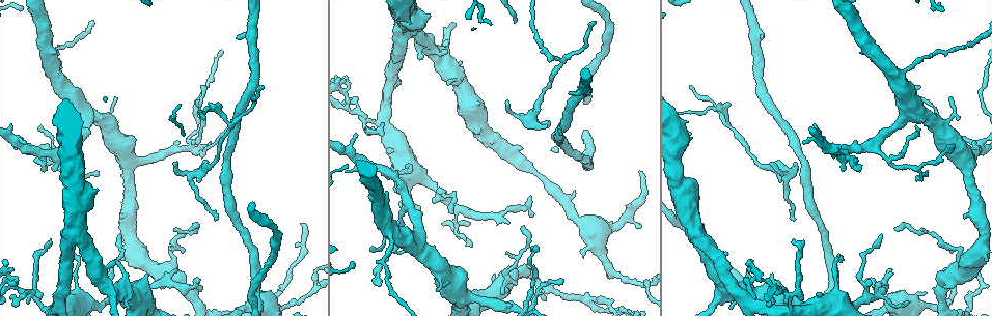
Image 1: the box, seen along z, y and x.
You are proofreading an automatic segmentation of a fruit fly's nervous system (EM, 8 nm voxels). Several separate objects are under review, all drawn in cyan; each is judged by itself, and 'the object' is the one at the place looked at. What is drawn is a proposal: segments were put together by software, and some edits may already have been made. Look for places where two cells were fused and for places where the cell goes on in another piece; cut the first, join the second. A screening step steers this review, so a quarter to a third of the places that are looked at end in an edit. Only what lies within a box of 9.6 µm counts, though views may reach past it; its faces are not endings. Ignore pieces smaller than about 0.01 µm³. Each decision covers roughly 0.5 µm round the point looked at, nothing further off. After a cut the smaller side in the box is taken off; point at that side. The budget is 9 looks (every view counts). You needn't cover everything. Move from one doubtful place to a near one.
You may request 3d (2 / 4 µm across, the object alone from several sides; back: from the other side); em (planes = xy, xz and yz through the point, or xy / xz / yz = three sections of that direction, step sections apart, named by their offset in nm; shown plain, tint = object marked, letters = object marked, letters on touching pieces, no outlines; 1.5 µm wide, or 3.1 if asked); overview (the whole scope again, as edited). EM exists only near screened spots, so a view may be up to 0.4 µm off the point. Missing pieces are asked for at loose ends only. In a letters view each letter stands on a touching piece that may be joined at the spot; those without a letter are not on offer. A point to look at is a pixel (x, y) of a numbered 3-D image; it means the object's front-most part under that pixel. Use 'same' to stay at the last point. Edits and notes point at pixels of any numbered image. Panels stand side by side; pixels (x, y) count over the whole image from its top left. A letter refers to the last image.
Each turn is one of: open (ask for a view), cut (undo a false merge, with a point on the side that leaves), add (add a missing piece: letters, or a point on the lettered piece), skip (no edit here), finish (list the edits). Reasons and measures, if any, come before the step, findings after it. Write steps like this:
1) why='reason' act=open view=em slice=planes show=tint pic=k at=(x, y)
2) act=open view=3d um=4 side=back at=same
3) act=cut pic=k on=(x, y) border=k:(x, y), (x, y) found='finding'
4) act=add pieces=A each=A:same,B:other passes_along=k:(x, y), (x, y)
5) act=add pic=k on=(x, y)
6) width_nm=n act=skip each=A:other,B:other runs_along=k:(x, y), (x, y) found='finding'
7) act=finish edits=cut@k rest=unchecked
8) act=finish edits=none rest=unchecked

why='thin neck' act=open view=3d um=4 side=back pic=1 at=(573, 215)

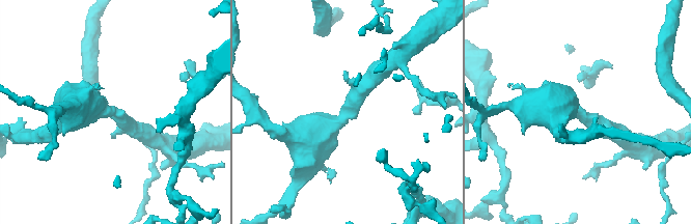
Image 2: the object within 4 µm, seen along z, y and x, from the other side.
arm_widths_nm=280,650 why='now the EM' act=open view=em slice=xy step=4 show=tint pic=2 at=(348, 117)

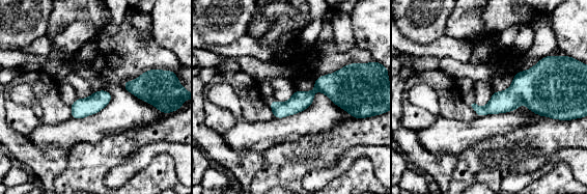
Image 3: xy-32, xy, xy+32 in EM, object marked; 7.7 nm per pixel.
act=open view=em slice=planes show=letters at=same

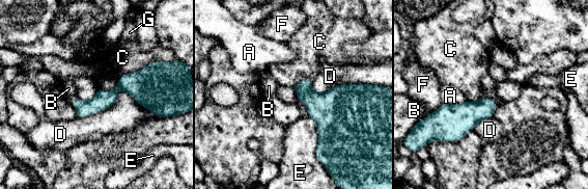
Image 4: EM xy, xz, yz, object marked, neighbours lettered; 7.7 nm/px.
width_nm=130 act=skip each=A:other,B:other,C:other,D:other,E:other,F:other,G:other runs_along=4:(157, 99), (120, 86), (76, 105) found='all the same cell'

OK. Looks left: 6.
why='narrows sharply' act=open view=3d um=4 side=back pic=1 at=(598, 62)

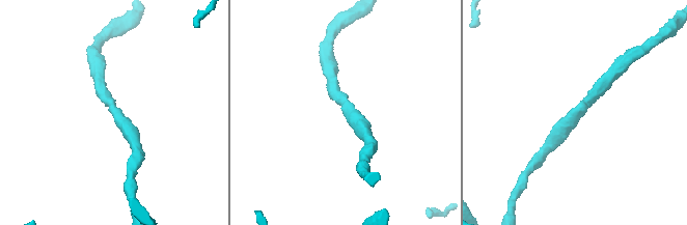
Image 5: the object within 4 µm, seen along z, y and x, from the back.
why='now the EM' act=open view=em slice=xz step=8 show=tint pic=5 at=(580, 107)

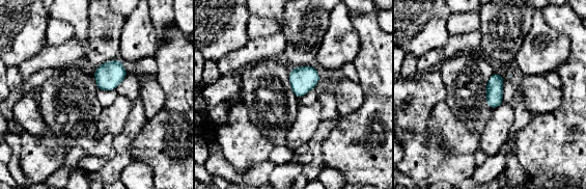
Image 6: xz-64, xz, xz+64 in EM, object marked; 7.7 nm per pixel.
why='what lies round it' act=open view=em slice=xz step=8 show=letters at=same

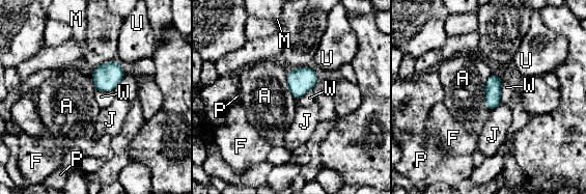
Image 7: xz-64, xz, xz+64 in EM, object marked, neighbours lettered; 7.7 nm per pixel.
width_nm=20 act=skip each=A:other,F:other,J:other,M:other,P:other,U:other,W:other border=7:(492, 73), (484, 85), (490, 110) found='all the same cell'

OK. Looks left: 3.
why='an open end' act=open view=em slice=planes show=letters pic=1 at=(548, 127)

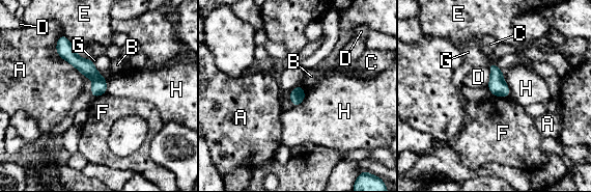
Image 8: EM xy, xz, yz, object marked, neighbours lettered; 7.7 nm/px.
width_nm=110 act=skip each=A:other,B:other,C:other,D:other,E:other,F:other,G:other,H:other border=8:(503, 73), (510, 94) found='none of them fits'

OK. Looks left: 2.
why='thin end' act=open view=em slice=planes show=plain pic=1 at=(505, 101)

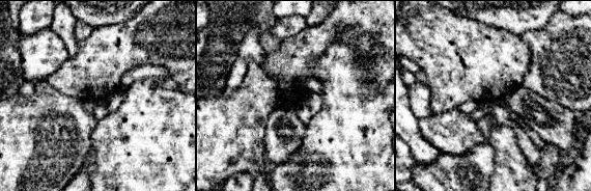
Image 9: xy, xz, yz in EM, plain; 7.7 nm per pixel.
why='see the neighbours' act=open view=em slice=planes show=letters at=same

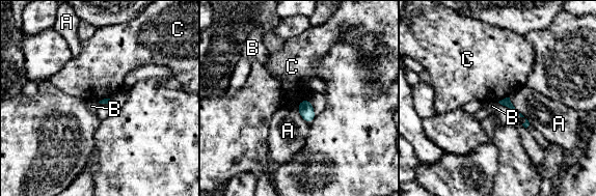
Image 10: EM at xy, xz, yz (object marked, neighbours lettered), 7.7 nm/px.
act=skip each=A:other,B:other,C:other border=10:(308, 99), (303, 99), (296, 107) found='no lettered piece goes on from it'

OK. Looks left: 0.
act=finish edits=none rest=unchecked

